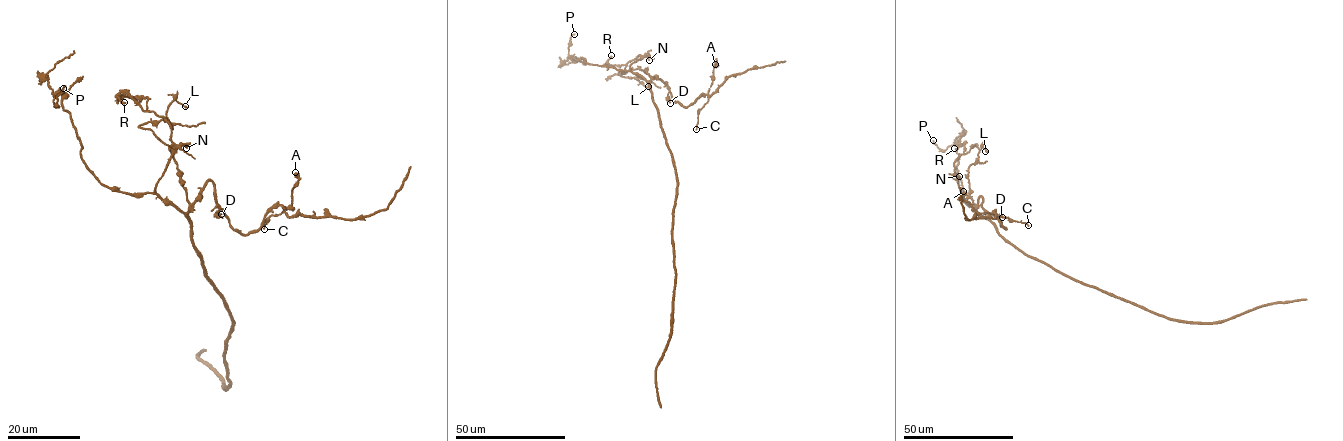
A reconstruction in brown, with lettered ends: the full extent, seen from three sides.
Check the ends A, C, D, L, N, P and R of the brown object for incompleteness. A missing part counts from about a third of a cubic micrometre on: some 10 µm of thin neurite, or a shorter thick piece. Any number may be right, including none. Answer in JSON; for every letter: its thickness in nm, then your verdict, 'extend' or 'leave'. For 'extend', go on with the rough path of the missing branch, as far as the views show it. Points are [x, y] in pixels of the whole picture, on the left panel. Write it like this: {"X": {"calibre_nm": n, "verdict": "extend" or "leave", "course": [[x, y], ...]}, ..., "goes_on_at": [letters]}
{"A": {"calibre_nm": 500, "verdict": "leave"}, "C": {"calibre_nm": 170, "verdict": "leave"}, "D": {"calibre_nm": 140, "verdict": "leave"}, "L": {"calibre_nm": 190, "verdict": "leave"}, "N": {"calibre_nm": 140, "verdict": "leave"}, "P": {"calibre_nm": 200, "verdict": "leave"}, "R": {"calibre_nm": 320, "verdict": "extend", "course": [[124, 102], [142, 116], [143, 125]]}, "goes_on_at": ["R"]}

